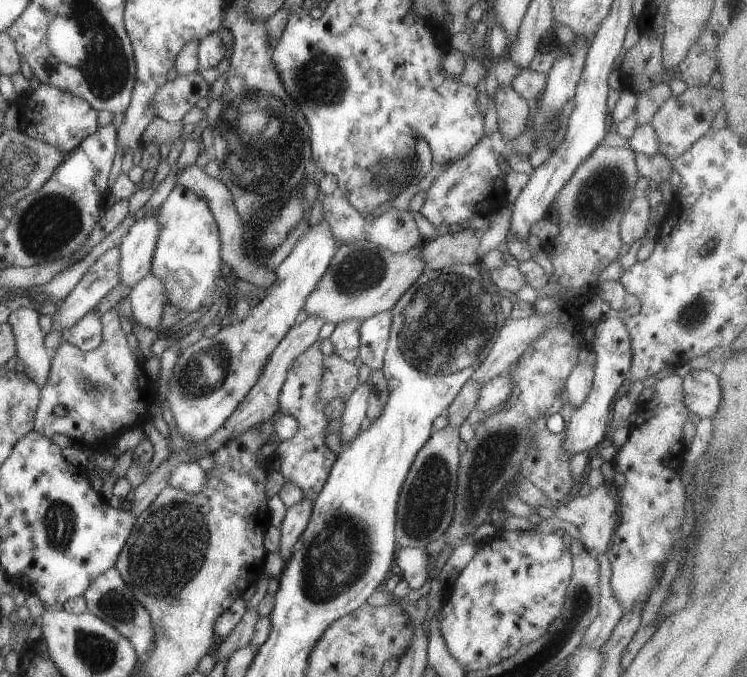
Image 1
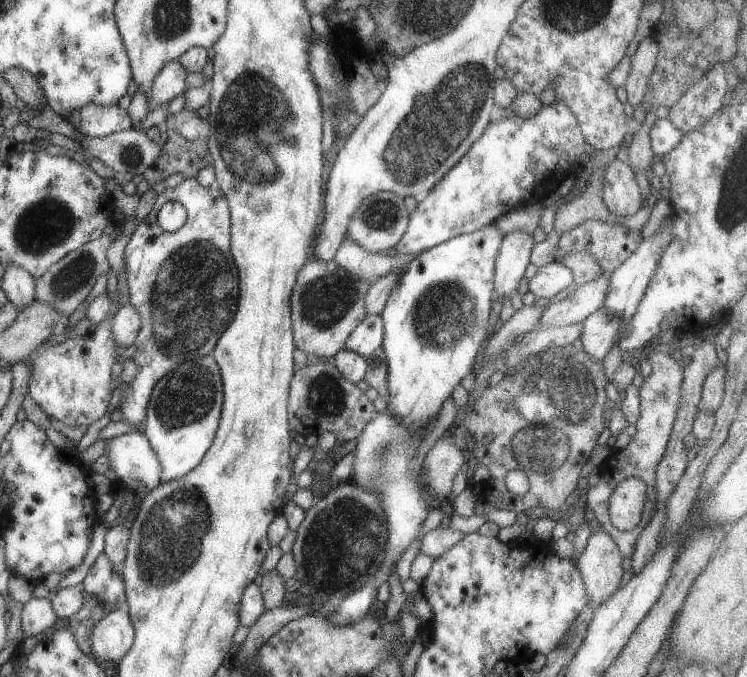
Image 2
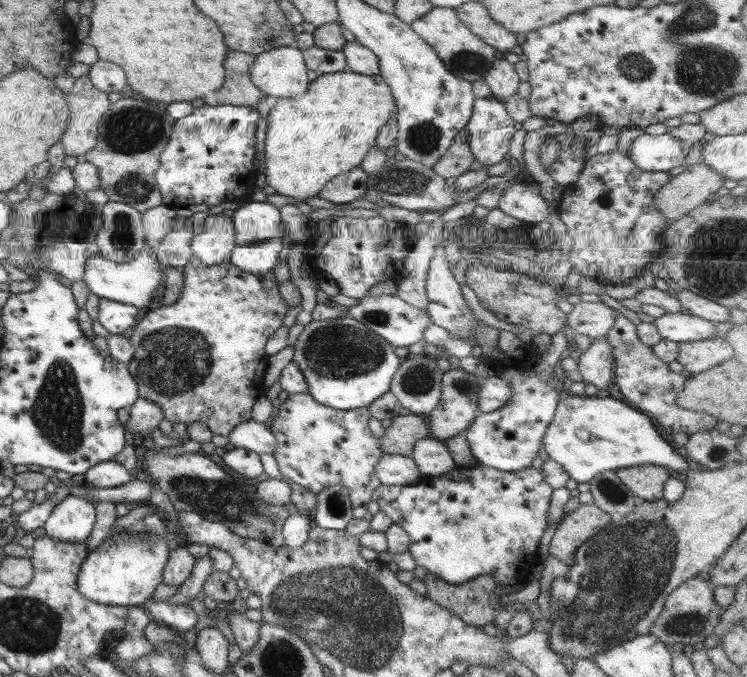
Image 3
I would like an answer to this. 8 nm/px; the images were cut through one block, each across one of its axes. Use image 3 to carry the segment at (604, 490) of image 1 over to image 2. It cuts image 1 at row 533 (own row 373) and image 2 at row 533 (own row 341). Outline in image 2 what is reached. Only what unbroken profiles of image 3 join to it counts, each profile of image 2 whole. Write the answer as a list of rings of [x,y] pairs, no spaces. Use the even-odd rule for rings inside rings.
[[[601,528],[597,532],[592,531],[579,558],[575,560],[587,594],[583,607],[587,616],[593,616],[595,608],[618,589],[623,576],[621,560],[623,557],[613,538]]]

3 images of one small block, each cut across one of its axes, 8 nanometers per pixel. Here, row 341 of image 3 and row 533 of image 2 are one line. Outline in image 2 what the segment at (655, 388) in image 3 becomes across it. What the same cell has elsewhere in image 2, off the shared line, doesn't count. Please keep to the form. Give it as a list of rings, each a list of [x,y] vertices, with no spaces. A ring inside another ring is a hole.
[[[649,344],[643,349],[651,366],[651,374],[643,379],[638,388],[639,414],[634,424],[636,428],[635,434],[625,448],[611,450],[601,461],[599,470],[594,474],[587,494],[585,494],[586,512],[595,518],[600,524],[600,528],[613,538],[623,558],[630,557],[633,554],[637,536],[645,530],[645,526],[647,526],[647,522],[653,516],[653,510],[657,506],[657,502],[655,502],[655,496],[657,496],[655,492],[657,463],[663,456],[669,432],[671,432],[679,402],[681,402],[679,386],[682,382],[684,369],[679,367],[679,364],[673,360],[670,354],[663,354],[663,352],[657,352],[657,350],[652,350],[651,348],[652,345]],[[629,477],[639,478],[645,483],[645,500],[643,500],[643,510],[637,526],[628,531],[620,531],[611,524],[608,513],[608,500],[615,485],[624,478]]]

